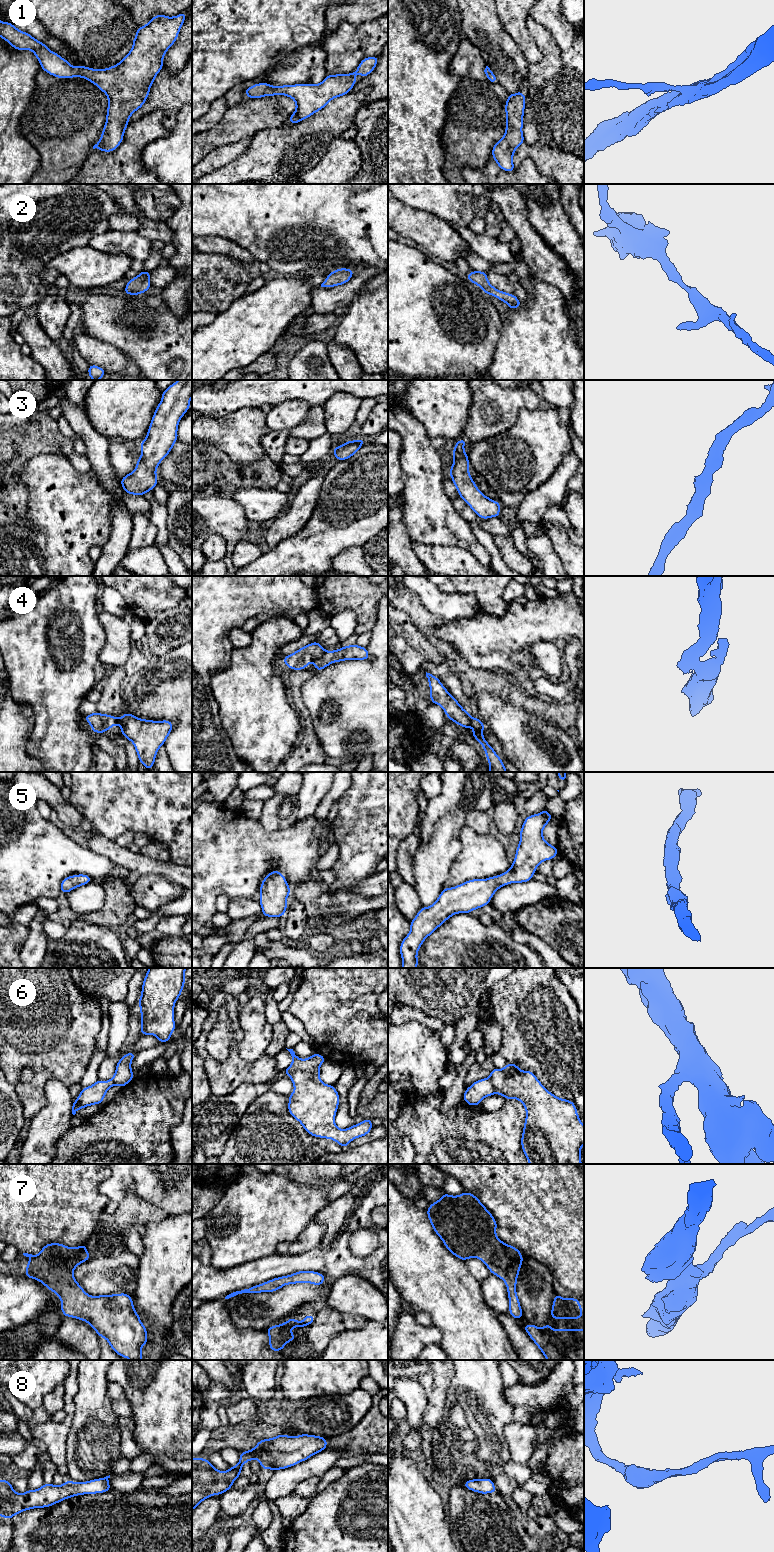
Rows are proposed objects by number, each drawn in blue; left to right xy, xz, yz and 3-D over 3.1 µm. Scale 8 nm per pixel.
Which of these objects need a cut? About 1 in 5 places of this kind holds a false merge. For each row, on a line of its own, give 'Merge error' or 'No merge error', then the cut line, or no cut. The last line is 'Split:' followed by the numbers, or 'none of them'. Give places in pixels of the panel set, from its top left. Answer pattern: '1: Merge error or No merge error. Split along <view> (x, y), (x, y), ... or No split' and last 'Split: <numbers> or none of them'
1: No merge error. No split
2: No merge error. No split
3: No merge error. No split
4: Merge error. Split along xz (325, 651), (313, 661)
5: No merge error. No split
6: No merge error. No split
7: No merge error. No split
8: No merge error. No split
Split: 4

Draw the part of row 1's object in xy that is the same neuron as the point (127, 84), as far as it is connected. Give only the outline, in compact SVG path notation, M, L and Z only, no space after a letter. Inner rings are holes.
M186 12L168 17L158 14L149 22L137 28L136 36L129 53L116 65L105 69L93 69L86 66L72 66L59 54L52 52L44 43L38 41L27 32L17 29L10 22L0 21L0 37L16 50L31 50L39 61L42 70L57 78L84 78L103 91L108 98L106 122L100 140L93 146L103 152L112 152L123 141L131 115L140 109L150 93L157 74L162 70L163 58L167 50L175 43L180 29L186 19Z

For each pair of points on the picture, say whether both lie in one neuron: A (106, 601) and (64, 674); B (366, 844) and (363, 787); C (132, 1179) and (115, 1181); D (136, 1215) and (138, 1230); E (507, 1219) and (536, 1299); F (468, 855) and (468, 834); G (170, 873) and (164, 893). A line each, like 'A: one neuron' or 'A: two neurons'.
A: one neuron
B: one neuron
C: one neuron
D: two neurons
E: two neurons
F: one neuron
G: two neurons

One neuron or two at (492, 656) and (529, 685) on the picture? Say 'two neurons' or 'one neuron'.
one neuron

